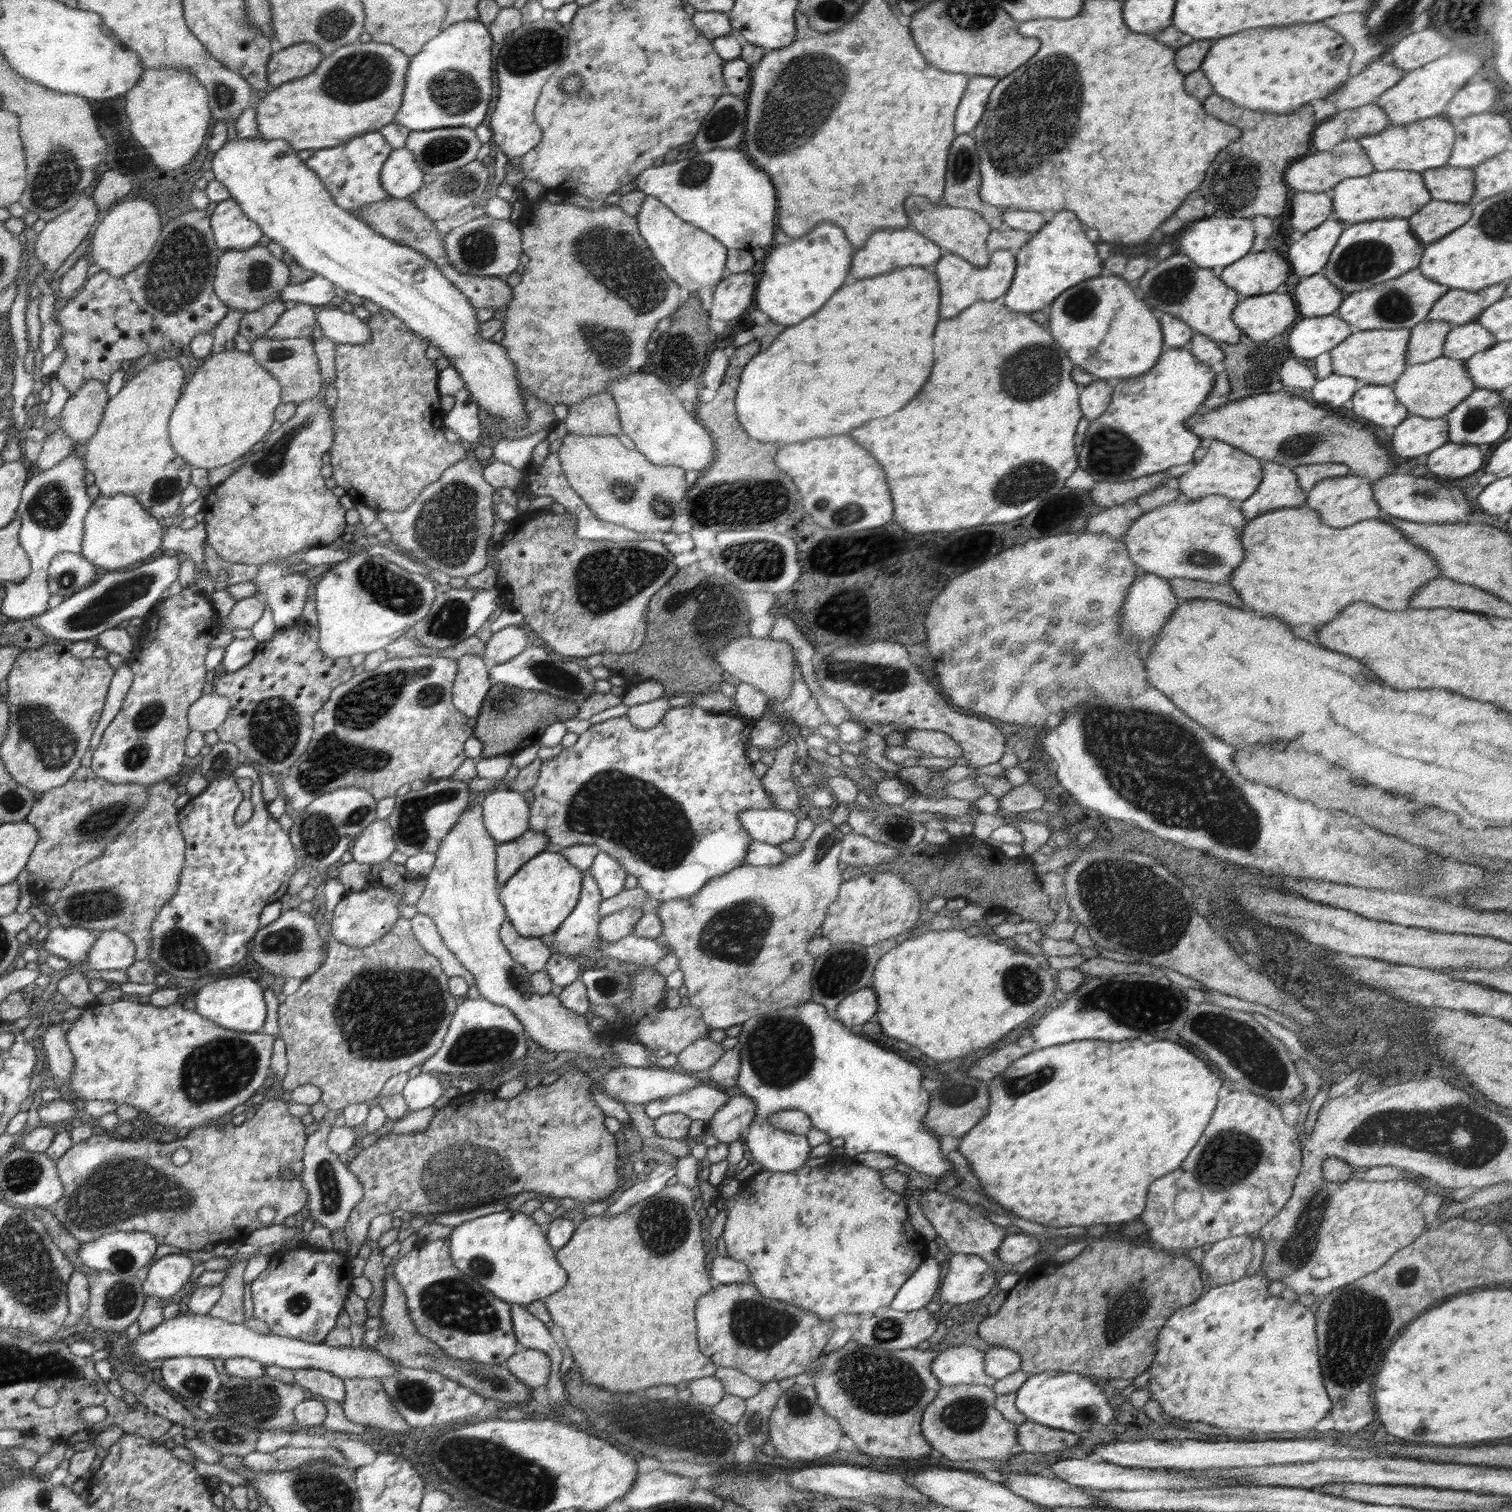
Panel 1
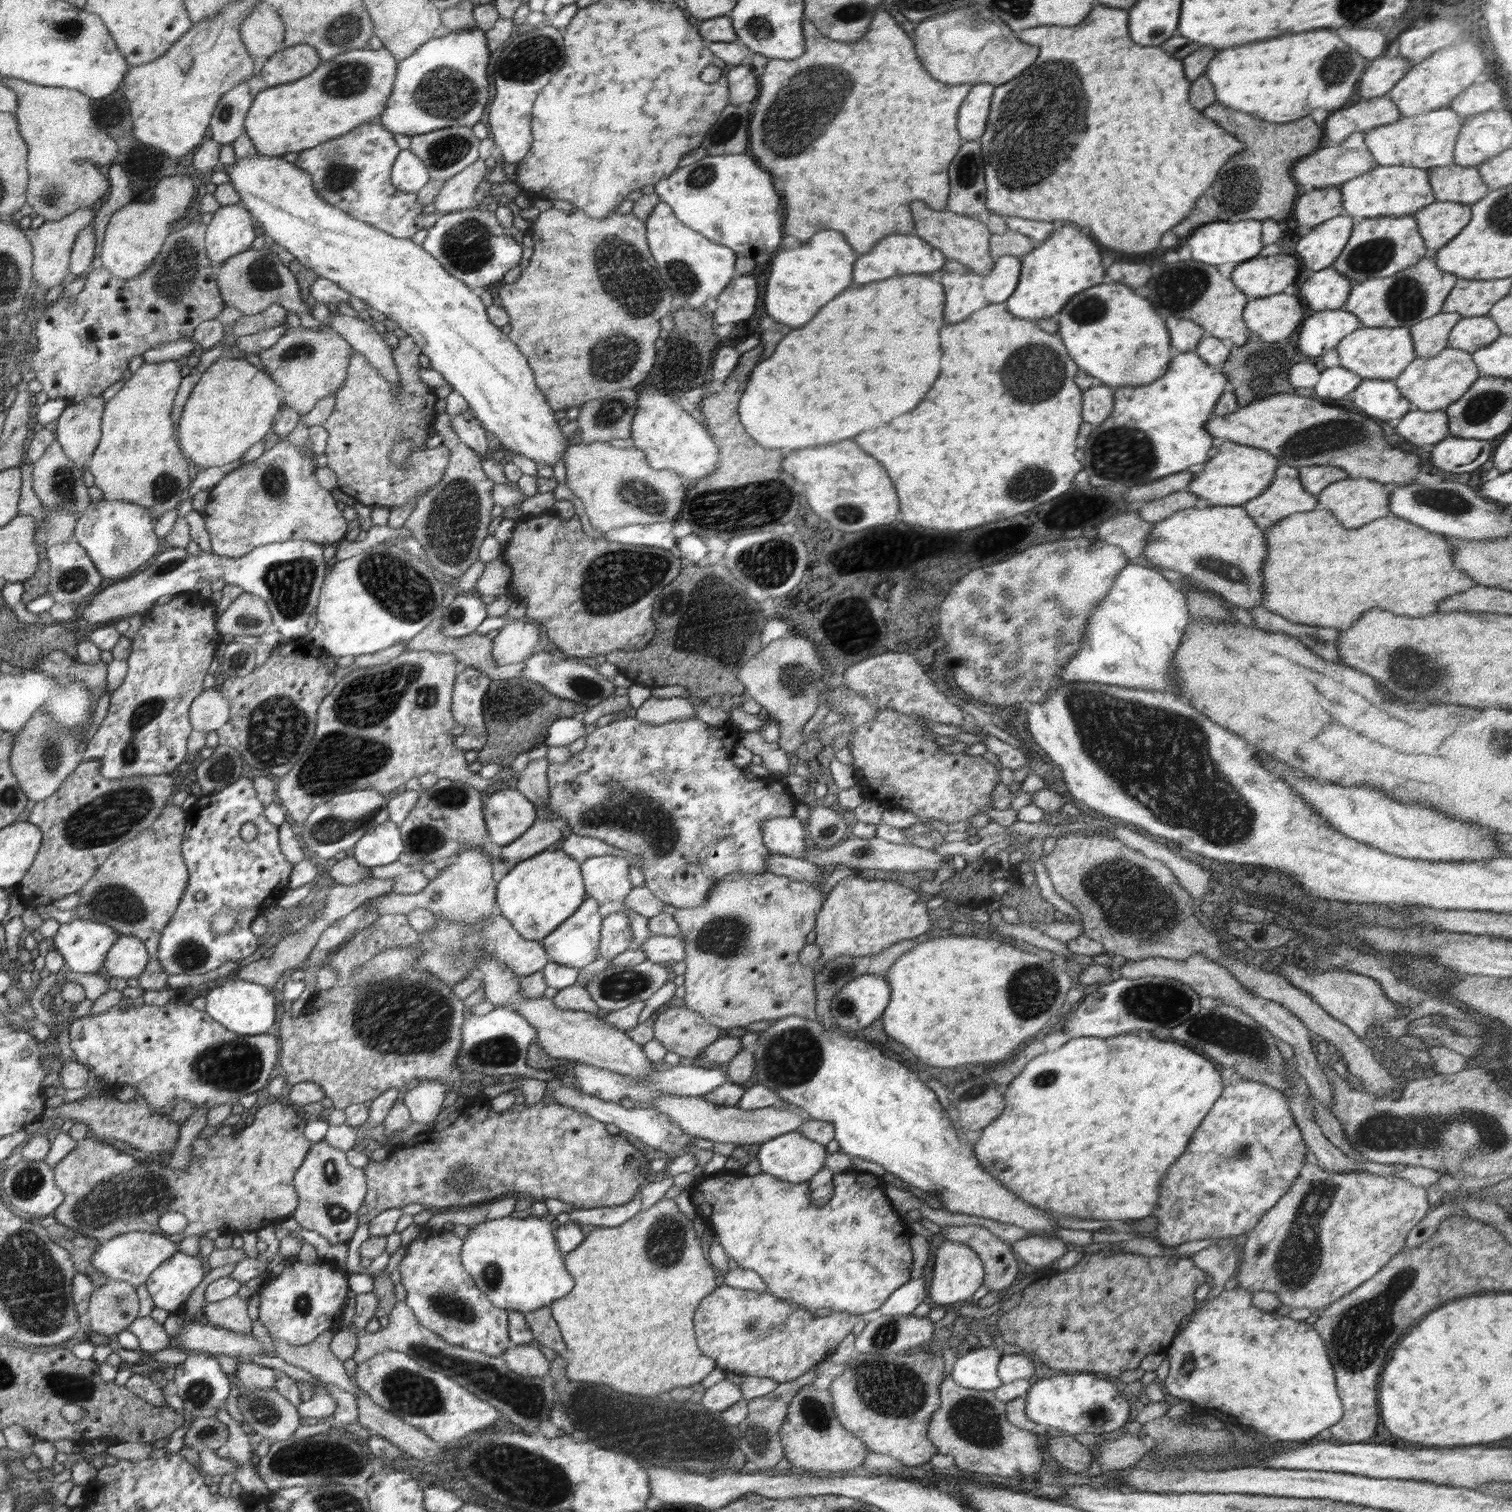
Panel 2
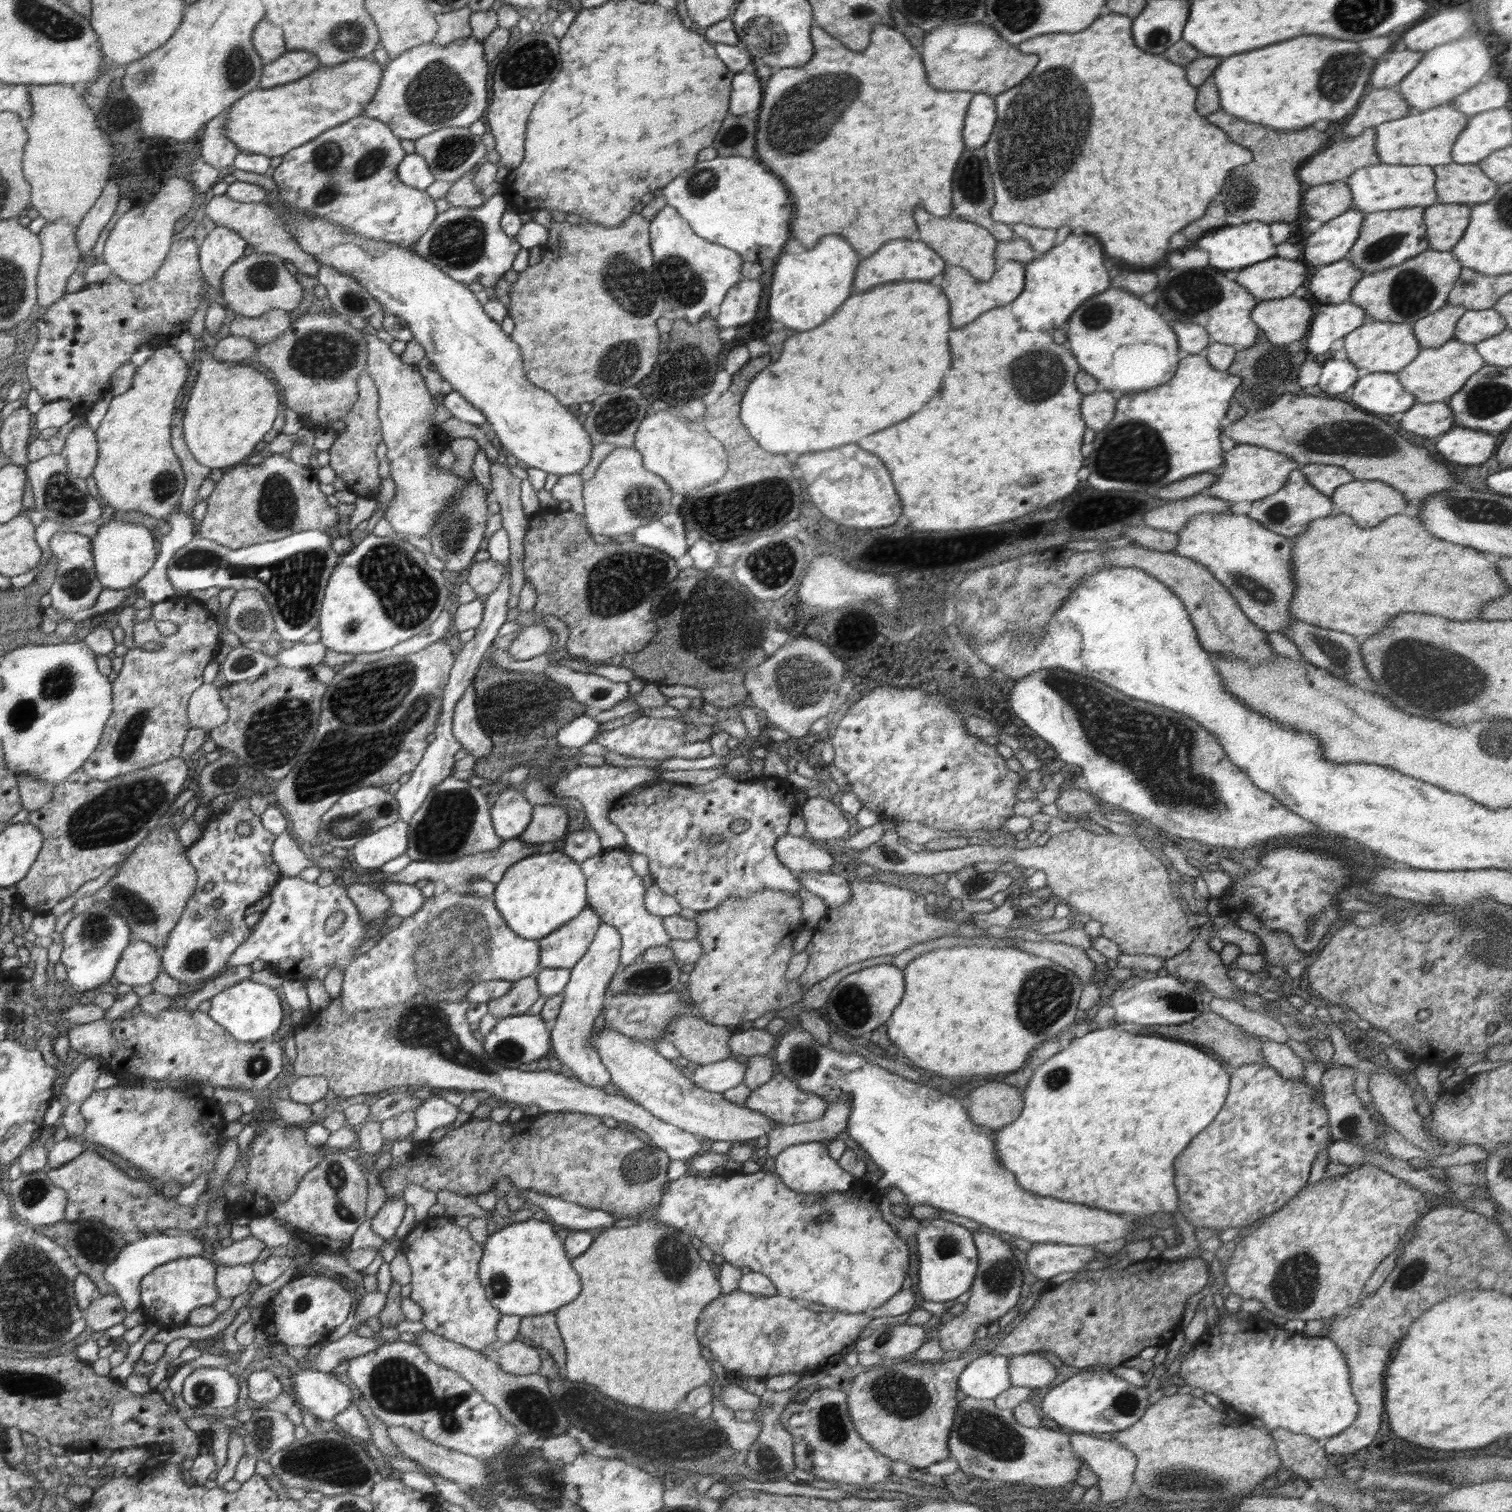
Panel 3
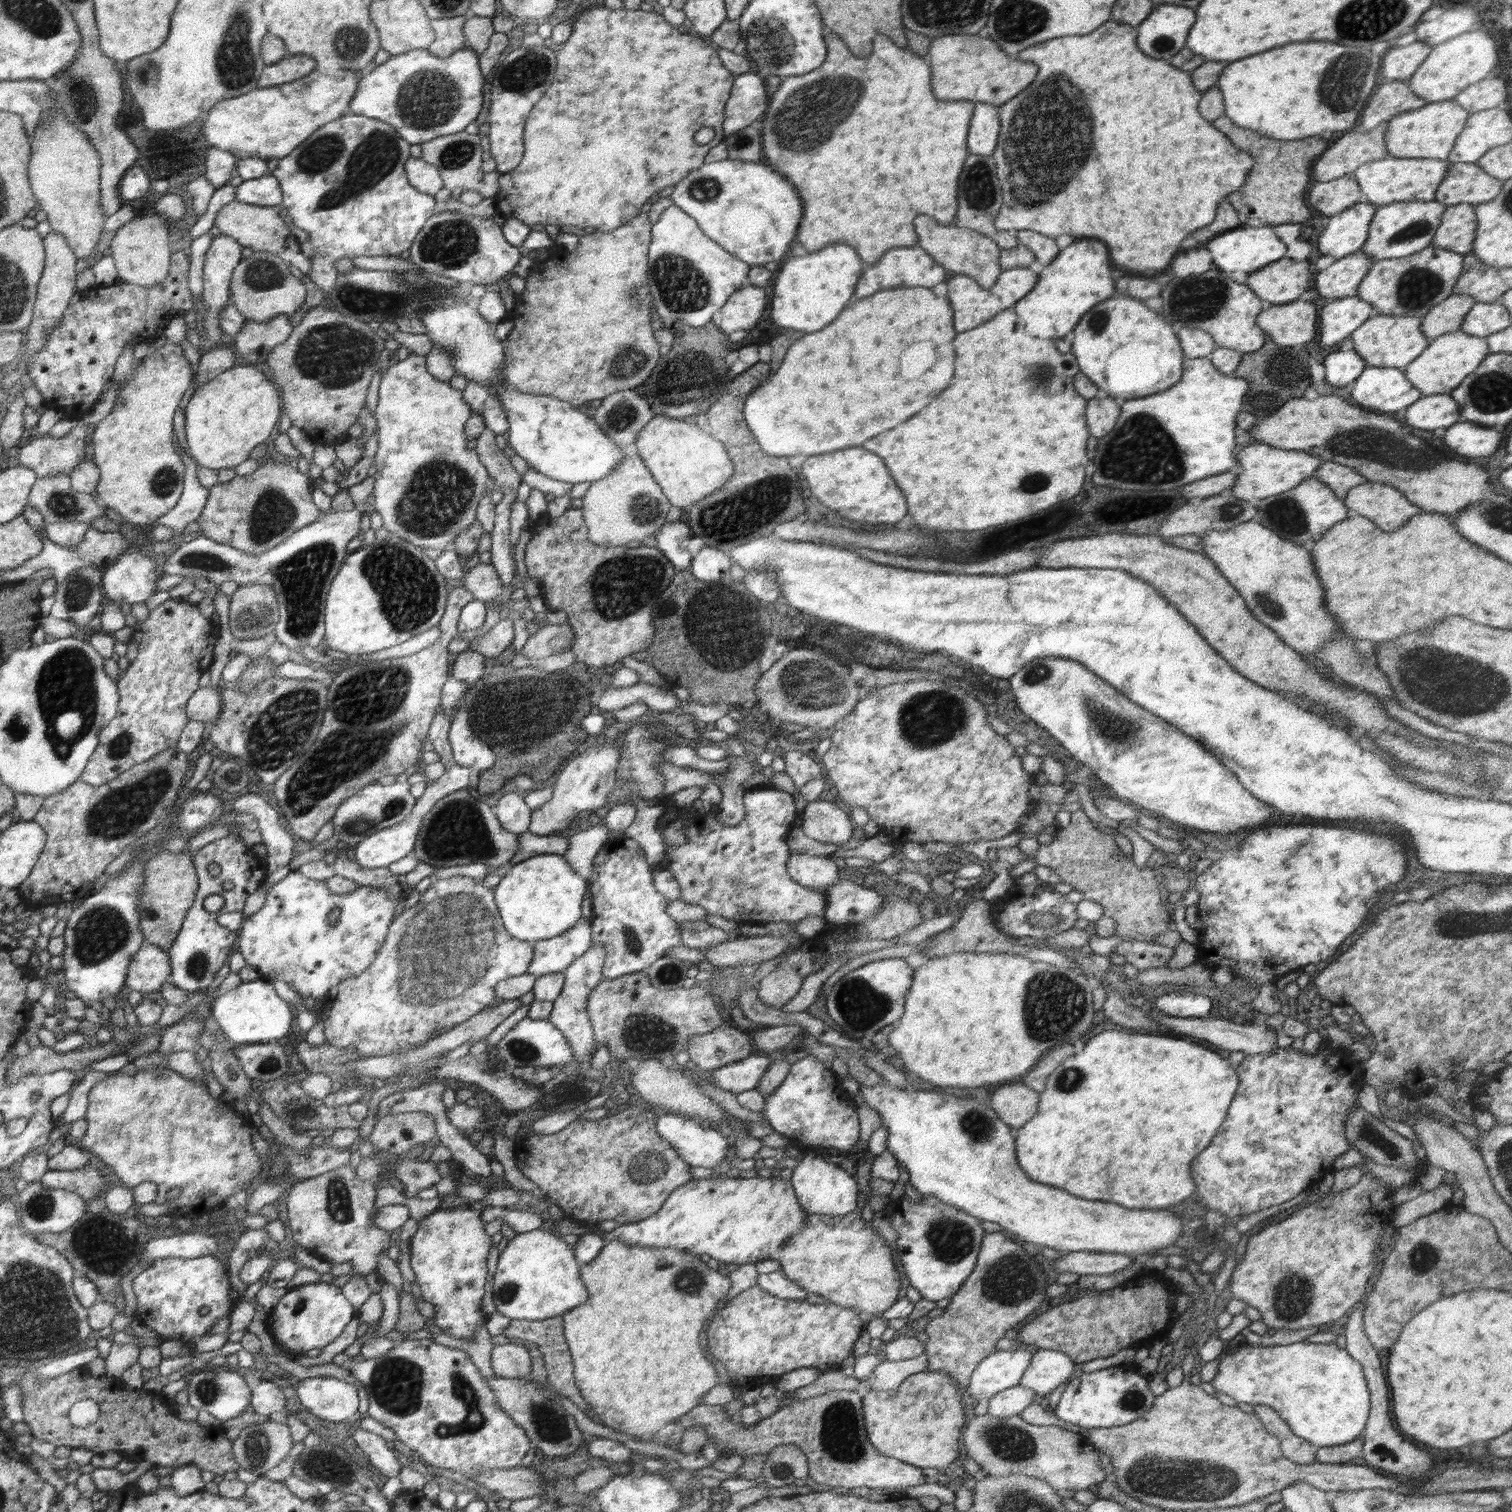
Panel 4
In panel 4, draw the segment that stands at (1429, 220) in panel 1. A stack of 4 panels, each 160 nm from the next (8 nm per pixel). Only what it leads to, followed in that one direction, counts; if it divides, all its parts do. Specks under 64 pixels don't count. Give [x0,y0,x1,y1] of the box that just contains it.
[1433,203,1478,255]

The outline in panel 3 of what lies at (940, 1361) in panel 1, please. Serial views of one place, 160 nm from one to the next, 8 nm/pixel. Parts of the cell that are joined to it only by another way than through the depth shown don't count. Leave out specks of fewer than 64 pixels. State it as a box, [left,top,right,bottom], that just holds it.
[958,1354,1011,1399]

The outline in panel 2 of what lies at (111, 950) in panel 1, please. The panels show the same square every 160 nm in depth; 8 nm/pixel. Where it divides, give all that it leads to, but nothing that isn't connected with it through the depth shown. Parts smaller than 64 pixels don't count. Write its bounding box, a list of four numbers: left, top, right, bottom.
[104,935,151,978]

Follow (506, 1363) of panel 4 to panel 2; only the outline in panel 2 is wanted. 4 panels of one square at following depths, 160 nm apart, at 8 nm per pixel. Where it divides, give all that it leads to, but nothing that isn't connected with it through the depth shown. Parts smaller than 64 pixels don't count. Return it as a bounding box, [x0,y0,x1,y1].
[502,1345,551,1378]

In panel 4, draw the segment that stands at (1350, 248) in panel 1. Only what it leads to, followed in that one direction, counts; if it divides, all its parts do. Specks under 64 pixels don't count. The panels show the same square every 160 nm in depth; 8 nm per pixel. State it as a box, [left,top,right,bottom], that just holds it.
[1359,200,1446,262]

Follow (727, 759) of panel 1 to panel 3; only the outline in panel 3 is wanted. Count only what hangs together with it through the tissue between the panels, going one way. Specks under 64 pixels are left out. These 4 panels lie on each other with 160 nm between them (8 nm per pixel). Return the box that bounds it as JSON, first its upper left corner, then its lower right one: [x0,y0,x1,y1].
[592,717,809,913]

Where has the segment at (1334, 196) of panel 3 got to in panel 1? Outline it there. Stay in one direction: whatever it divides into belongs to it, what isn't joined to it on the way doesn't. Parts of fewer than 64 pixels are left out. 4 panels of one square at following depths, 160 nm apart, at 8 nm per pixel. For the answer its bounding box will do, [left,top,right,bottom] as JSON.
[1292,192,1333,233]

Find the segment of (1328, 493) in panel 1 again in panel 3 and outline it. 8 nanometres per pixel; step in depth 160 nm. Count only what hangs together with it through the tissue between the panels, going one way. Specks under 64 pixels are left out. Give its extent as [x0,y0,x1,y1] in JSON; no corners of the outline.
[1331,480,1409,528]

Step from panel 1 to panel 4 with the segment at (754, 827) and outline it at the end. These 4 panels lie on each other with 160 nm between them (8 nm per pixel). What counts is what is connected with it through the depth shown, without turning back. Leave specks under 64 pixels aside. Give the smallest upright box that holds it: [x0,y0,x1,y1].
[787,854,838,894]

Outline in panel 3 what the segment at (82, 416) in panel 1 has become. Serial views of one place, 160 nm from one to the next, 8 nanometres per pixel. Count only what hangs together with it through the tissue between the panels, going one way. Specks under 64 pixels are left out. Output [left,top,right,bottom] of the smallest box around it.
[60,422,99,480]

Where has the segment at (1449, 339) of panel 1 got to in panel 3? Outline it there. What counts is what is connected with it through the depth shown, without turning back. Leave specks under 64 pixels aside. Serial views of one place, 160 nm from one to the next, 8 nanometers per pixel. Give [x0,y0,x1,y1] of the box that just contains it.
[1454,308,1506,345]

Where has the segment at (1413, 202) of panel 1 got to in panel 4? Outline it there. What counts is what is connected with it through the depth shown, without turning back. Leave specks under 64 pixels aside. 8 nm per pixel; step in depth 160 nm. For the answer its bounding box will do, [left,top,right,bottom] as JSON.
[1351,156,1452,205]

